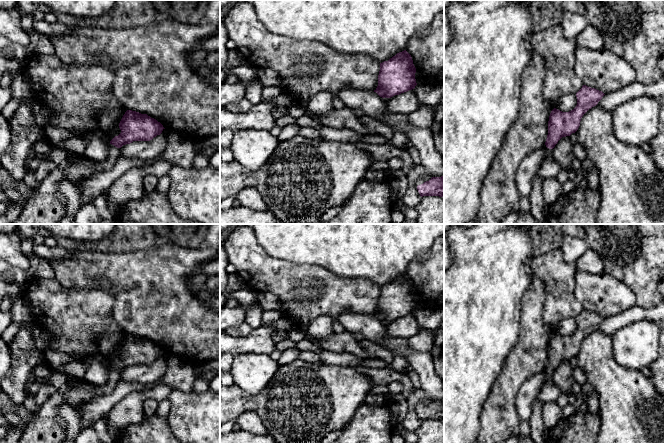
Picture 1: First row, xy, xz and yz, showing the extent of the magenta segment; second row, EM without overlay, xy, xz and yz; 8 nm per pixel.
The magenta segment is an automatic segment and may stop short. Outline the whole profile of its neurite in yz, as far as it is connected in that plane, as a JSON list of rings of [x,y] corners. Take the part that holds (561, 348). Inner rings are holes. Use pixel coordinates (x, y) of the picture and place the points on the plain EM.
[[[583,309],[576,317],[577,329],[569,336],[562,336],[554,332],[549,340],[548,359],[544,369],[544,384],[552,381],[553,372],[562,361],[575,357],[583,339],[596,330],[605,318],[595,312]]]

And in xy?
[[[132,334],[125,336],[119,352],[121,357],[110,365],[107,382],[95,390],[96,394],[103,396],[111,393],[121,380],[123,369],[133,365],[150,365],[165,353],[156,343]]]

